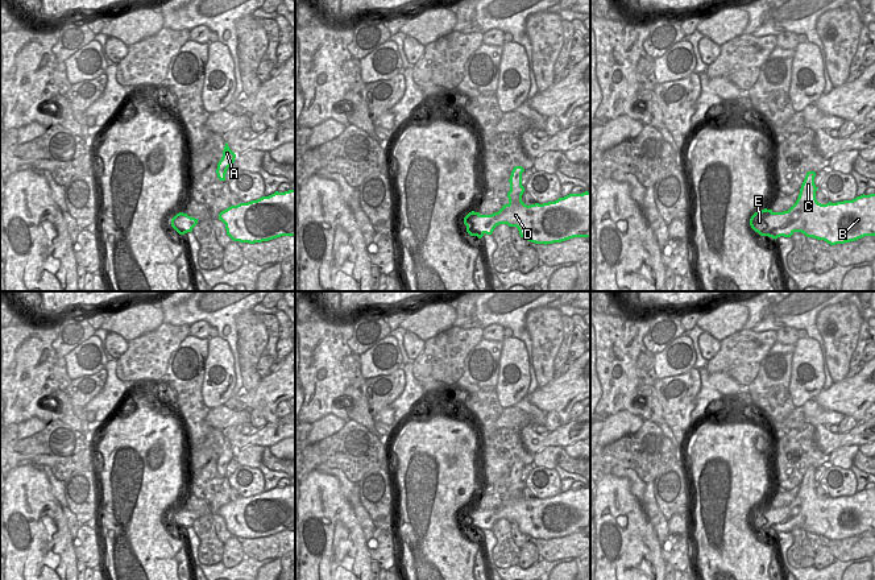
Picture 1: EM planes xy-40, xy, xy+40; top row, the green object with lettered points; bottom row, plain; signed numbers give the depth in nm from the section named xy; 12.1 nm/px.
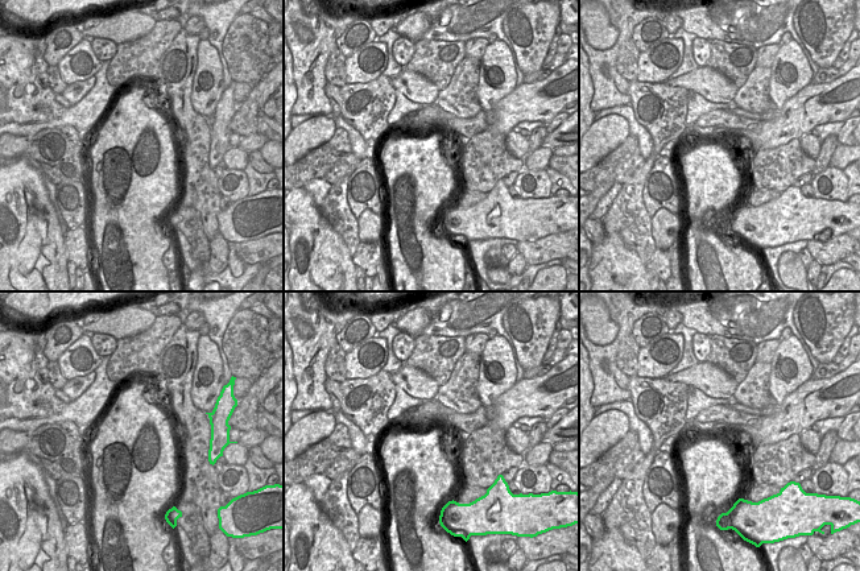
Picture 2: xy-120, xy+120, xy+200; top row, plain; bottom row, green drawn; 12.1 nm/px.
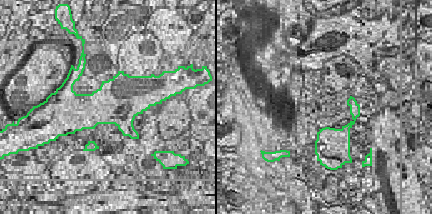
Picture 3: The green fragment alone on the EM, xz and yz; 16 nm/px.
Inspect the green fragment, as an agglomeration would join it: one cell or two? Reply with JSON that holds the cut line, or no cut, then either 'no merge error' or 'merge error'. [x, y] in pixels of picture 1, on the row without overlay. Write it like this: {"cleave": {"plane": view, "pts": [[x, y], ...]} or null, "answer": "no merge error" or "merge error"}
{"cleave": null, "answer": "no merge error"}

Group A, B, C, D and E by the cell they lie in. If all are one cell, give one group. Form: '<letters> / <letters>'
A B C D E

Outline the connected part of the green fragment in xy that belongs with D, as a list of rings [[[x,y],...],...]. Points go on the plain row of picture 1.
[[[515,461],[510,471],[510,486],[507,488],[509,498],[502,501],[498,508],[492,510],[481,510],[480,508],[469,508],[464,513],[466,527],[470,531],[481,534],[485,529],[492,530],[494,523],[499,519],[507,519],[509,522],[517,522],[521,533],[535,539],[553,539],[561,538],[573,533],[590,533],[590,488],[569,489],[564,493],[559,493],[555,497],[524,500],[522,490],[524,482],[522,481],[522,461]]]

